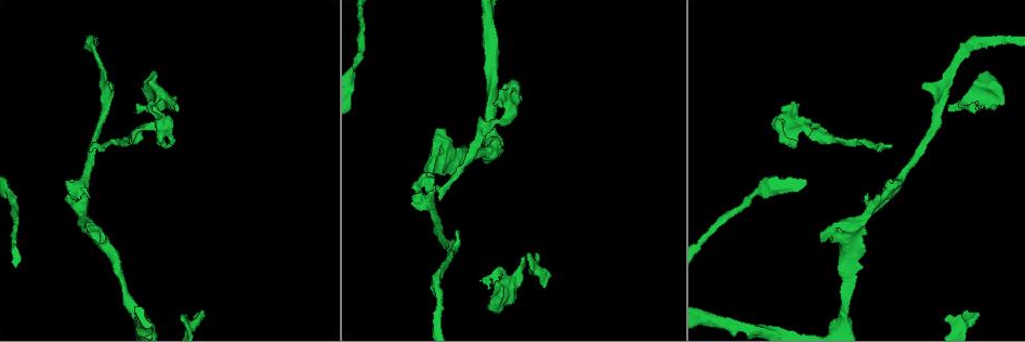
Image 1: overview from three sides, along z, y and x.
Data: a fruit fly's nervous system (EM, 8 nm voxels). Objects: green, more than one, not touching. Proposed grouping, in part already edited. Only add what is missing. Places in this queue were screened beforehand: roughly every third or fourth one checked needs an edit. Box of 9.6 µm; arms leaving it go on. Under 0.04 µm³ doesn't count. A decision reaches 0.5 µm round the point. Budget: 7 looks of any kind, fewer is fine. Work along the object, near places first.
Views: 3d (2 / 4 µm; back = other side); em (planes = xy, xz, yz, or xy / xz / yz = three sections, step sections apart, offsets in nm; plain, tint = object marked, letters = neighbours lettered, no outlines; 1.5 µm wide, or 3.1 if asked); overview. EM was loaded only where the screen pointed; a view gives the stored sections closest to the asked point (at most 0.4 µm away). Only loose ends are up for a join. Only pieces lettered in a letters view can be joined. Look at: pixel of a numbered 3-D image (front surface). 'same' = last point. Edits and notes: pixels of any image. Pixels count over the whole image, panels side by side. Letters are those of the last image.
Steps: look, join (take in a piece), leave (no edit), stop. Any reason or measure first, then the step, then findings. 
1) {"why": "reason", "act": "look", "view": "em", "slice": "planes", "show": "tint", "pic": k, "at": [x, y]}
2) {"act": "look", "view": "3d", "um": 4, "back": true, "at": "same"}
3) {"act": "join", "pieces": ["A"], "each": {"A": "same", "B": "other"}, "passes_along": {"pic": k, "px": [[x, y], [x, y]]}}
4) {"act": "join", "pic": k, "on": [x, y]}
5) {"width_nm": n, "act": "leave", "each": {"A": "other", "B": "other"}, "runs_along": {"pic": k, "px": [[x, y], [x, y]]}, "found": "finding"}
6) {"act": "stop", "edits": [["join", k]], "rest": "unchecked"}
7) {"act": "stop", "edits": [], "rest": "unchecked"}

{"act": "look", "view": "em", "slice": "planes", "show": "letters", "pic": 1, "at": [135, 112]}

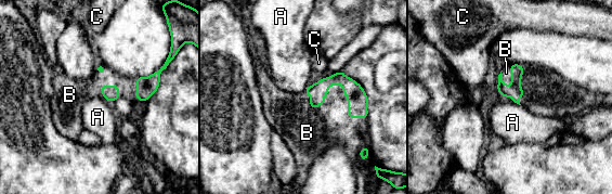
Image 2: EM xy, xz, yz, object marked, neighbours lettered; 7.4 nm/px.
{"act": "join", "pieces": ["B"], "each": {"A": "other", "B": "same", "C": "other"}, "found": "the cell continues"}

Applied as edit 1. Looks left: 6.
{"why": "branch stops here", "act": "look", "view": "3d", "um": 2, "pic": 1, "at": [797, 103]}

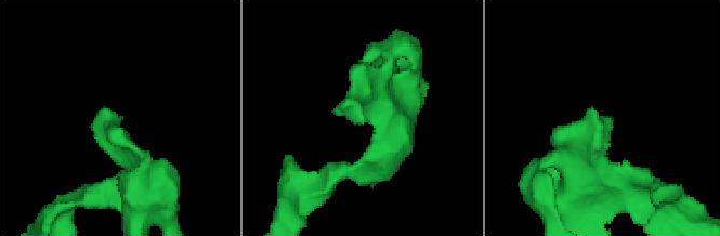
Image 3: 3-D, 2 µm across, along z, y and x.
{"act": "look", "view": "em", "slice": "planes", "show": "plain", "pic": 3, "at": [609, 120]}

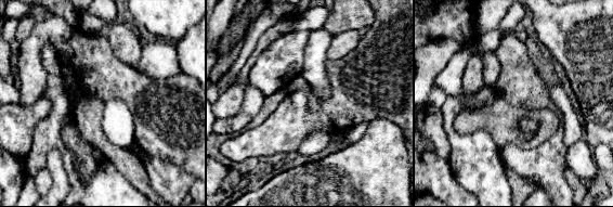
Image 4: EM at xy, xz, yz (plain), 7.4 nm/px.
{"why": "see the neighbours", "act": "look", "view": "em", "slice": "planes", "show": "letters", "at": "same"}

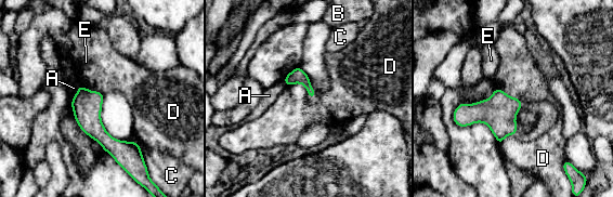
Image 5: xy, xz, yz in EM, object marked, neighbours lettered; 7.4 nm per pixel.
{"width_nm": 100, "act": "leave", "each": {"A": "other", "B": "other", "C": "other", "D": "other", "E": "other"}, "runs_along": {"pic": 5, "px": [[80, 89], [90, 123], [122, 158]]}, "found": "none of them fits"}

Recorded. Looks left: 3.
{"act": "stop", "edits": [["join", 2]], "rest": "unchecked"}

